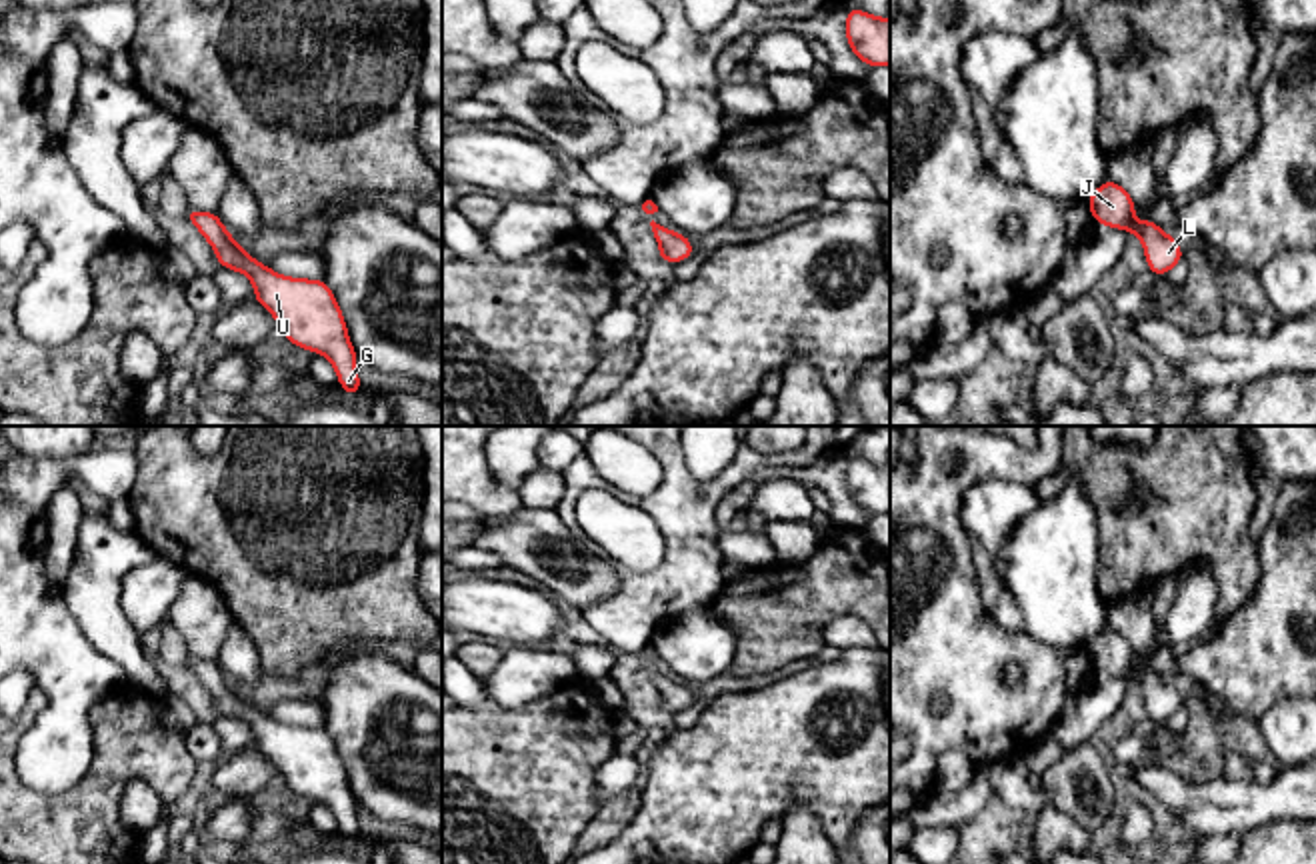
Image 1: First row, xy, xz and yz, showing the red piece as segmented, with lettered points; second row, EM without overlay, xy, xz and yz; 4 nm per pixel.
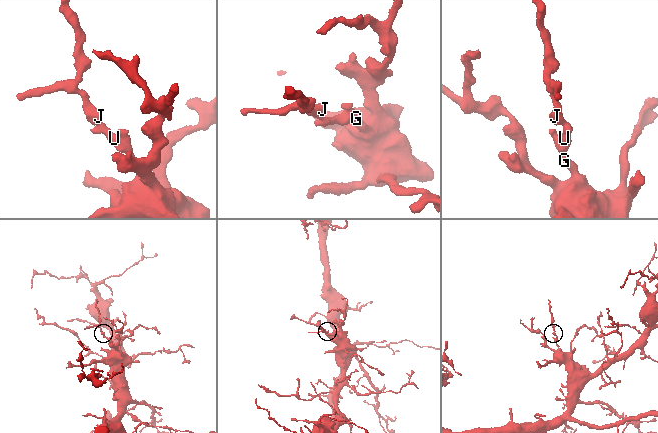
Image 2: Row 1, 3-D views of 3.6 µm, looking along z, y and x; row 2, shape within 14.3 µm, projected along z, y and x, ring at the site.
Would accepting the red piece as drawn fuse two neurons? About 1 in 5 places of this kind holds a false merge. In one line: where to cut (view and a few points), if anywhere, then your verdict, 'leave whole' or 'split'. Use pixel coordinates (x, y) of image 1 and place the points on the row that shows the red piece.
no cut; leave whole

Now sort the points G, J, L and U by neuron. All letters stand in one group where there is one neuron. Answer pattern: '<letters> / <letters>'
G J L U

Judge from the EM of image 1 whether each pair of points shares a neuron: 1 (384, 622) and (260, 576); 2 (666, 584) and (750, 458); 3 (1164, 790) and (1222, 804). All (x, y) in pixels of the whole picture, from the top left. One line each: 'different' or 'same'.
1: same
2: same
3: same

